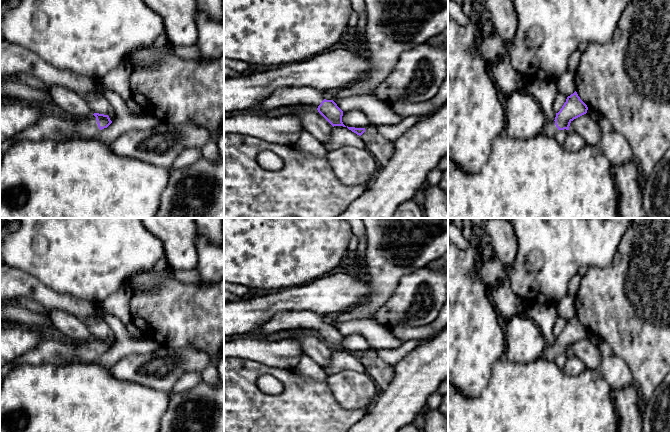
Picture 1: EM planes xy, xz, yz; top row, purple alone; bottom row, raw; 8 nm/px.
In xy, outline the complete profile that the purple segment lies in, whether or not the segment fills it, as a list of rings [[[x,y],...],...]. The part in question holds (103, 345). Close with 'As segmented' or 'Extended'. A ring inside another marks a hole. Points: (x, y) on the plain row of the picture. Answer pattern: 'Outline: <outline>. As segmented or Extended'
Outline: [[[94,337],[83,343],[71,341],[64,343],[56,340],[42,341],[36,348],[26,352],[14,361],[0,368],[0,375],[5,377],[12,368],[21,364],[92,364],[102,353],[107,352],[112,345],[108,339]]]. Extended

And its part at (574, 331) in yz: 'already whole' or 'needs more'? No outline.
needs more

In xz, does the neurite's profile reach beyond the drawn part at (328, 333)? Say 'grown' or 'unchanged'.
grown

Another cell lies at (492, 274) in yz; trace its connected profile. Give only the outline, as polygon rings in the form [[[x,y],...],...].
[[[497,257],[478,264],[476,274],[499,314],[510,319],[524,313],[527,305],[513,292],[504,266]]]

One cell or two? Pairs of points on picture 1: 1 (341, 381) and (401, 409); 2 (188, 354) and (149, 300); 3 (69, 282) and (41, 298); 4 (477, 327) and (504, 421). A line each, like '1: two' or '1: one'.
1: two
2: two
3: two
4: two

